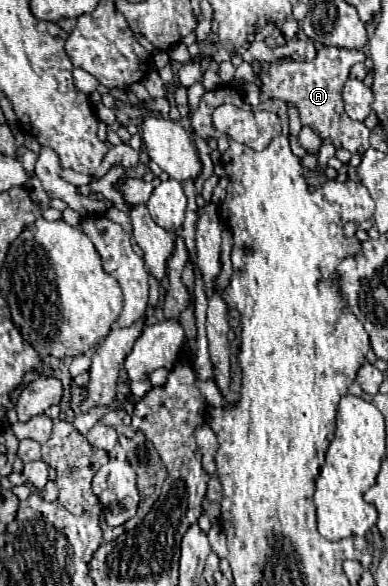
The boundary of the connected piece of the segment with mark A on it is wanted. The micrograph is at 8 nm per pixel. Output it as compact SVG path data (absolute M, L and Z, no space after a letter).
M334 46L320 48L316 58L310 62L276 58L268 66L264 66L262 74L258 76L262 82L260 90L266 98L280 98L286 104L294 104L298 108L302 126L310 126L312 132L320 136L320 140L330 140L336 148L350 150L350 154L362 154L370 148L368 144L370 130L362 122L350 120L350 116L344 112L340 92L342 84L348 80L350 68L356 62L364 62L364 58L366 58L364 52Z

